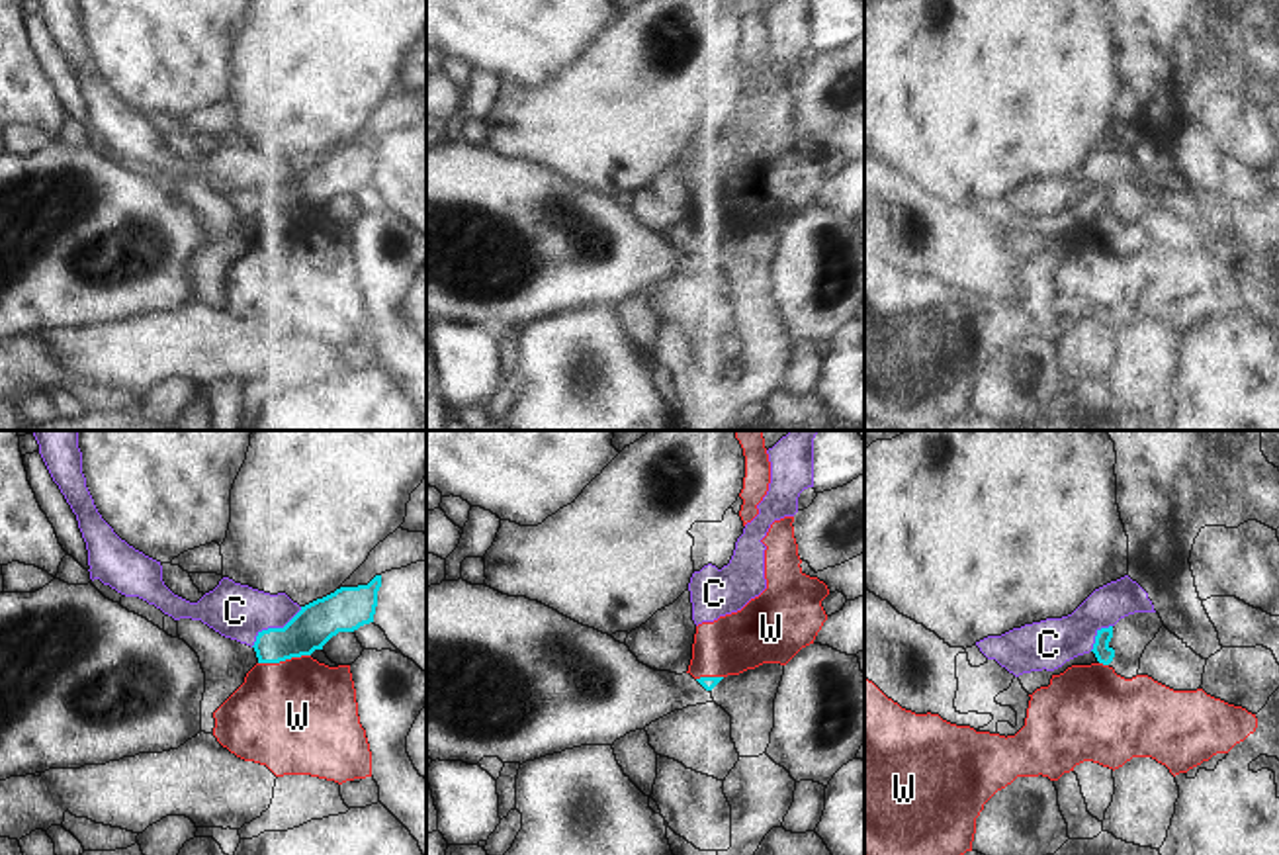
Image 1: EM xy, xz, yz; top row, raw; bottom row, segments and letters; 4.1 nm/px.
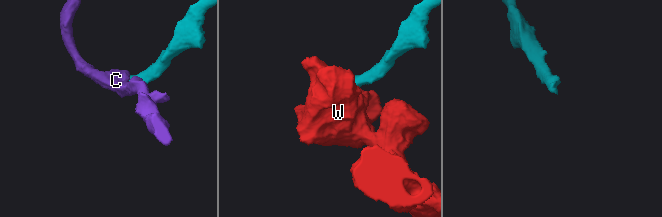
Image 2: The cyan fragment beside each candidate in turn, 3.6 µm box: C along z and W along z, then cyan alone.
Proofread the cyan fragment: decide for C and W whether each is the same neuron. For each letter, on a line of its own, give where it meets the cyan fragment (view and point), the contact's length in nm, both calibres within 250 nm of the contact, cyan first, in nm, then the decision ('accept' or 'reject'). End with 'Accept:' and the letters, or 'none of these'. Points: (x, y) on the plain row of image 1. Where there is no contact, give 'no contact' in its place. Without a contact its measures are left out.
C: xy (274, 190) | 280 nm | 170/220 nm | reject
W: xy (284, 222) | 220 nm | 170/480 nm | reject
Accept: none of these

